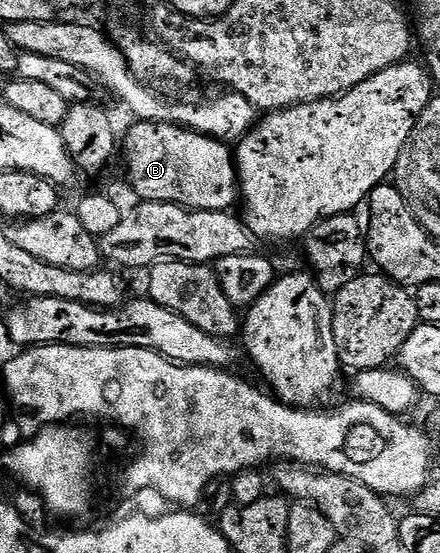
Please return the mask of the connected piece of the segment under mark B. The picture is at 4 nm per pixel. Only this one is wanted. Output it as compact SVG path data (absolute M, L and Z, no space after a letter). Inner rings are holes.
M140 120L134 123L131 123L131 128L127 130L126 136L124 132L124 139L121 141L120 144L120 152L126 155L126 176L130 179L130 188L132 191L138 195L137 199L139 201L151 204L152 202L160 202L161 204L175 204L176 206L180 206L181 208L190 208L194 212L199 212L200 210L208 210L209 212L228 212L231 211L239 203L240 200L240 189L238 186L238 170L236 167L236 156L235 153L232 151L231 145L229 143L223 142L221 140L216 139L214 136L205 136L203 132L194 132L191 128L182 128L179 124L165 124L164 122L156 122L155 120Z

